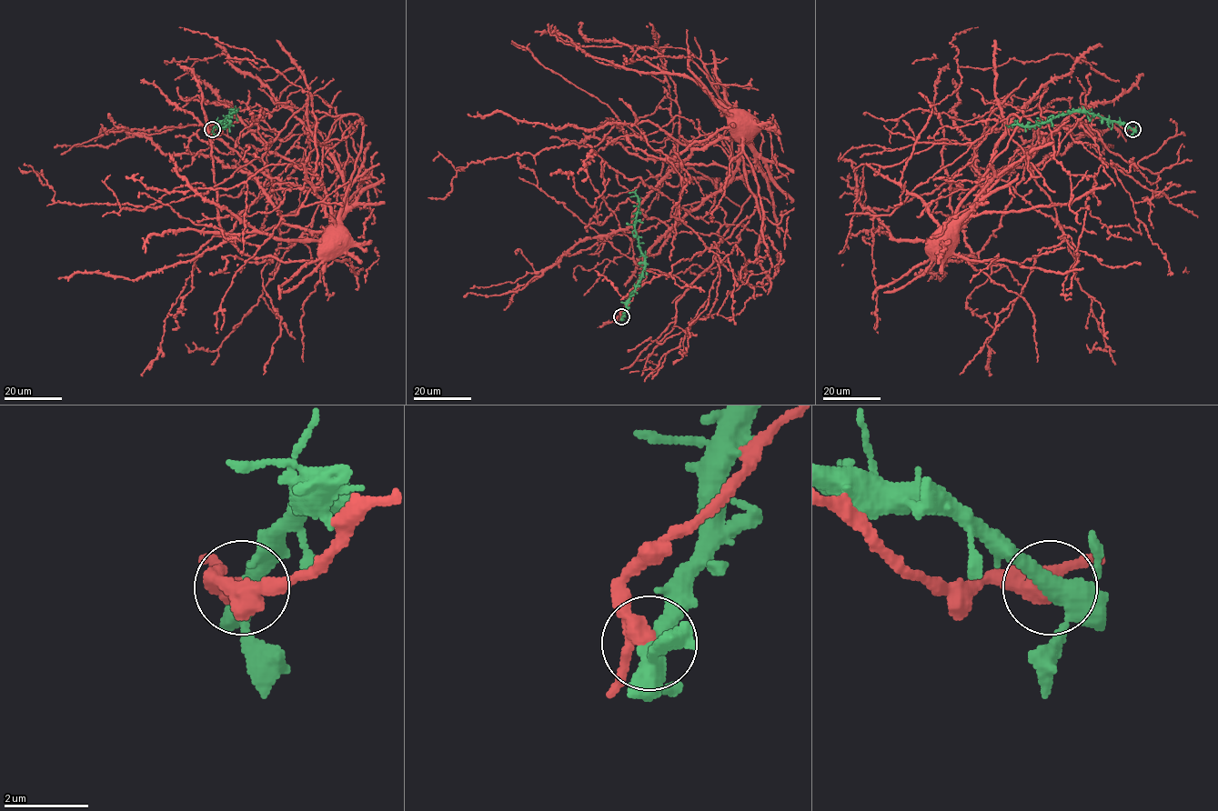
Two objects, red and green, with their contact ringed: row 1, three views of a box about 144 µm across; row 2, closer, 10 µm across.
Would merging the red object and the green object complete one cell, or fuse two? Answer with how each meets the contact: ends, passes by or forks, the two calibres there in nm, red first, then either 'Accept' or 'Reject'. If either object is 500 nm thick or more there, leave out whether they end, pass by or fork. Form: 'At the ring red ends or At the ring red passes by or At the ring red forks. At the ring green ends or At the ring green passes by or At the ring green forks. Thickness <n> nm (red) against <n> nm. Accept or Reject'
At the ring red passes by. At the ring green forks. Thickness 320 nm (red) against 400 nm. Reject

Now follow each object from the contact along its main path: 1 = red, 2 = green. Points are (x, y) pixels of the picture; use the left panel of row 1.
1: (213, 129), (233, 117), (284, 139), (307, 112), (357, 114), (362, 125), (361, 151), (336, 223)
2: (213, 129), (235, 111), (226, 122), (228, 125), (219, 125)

